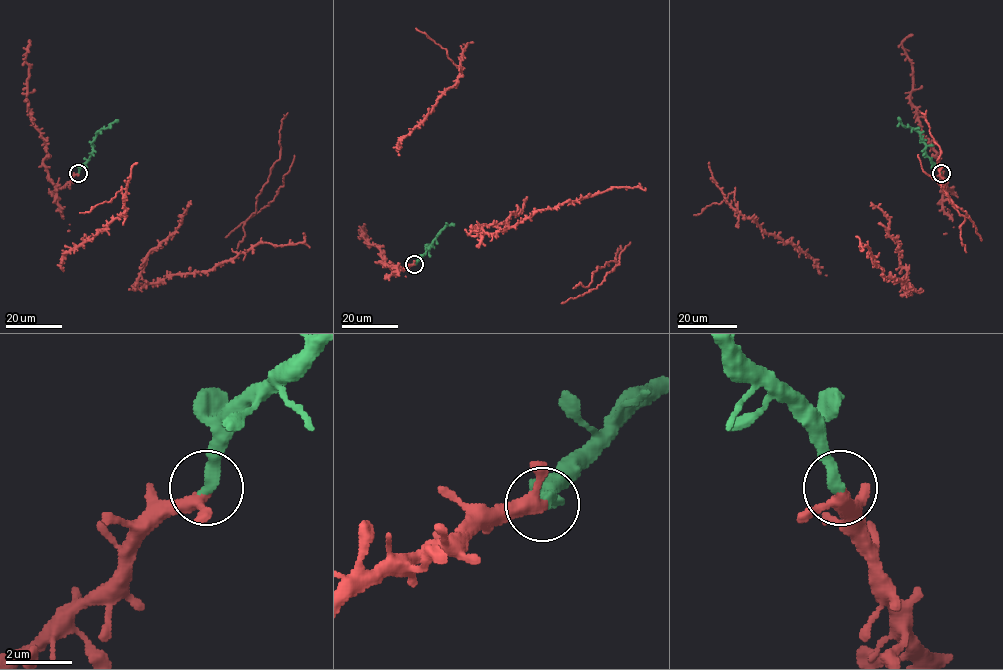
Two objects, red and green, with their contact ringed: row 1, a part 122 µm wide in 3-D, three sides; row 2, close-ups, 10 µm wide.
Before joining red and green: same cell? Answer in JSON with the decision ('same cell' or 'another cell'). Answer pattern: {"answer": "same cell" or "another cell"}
{"answer": "same cell"}

